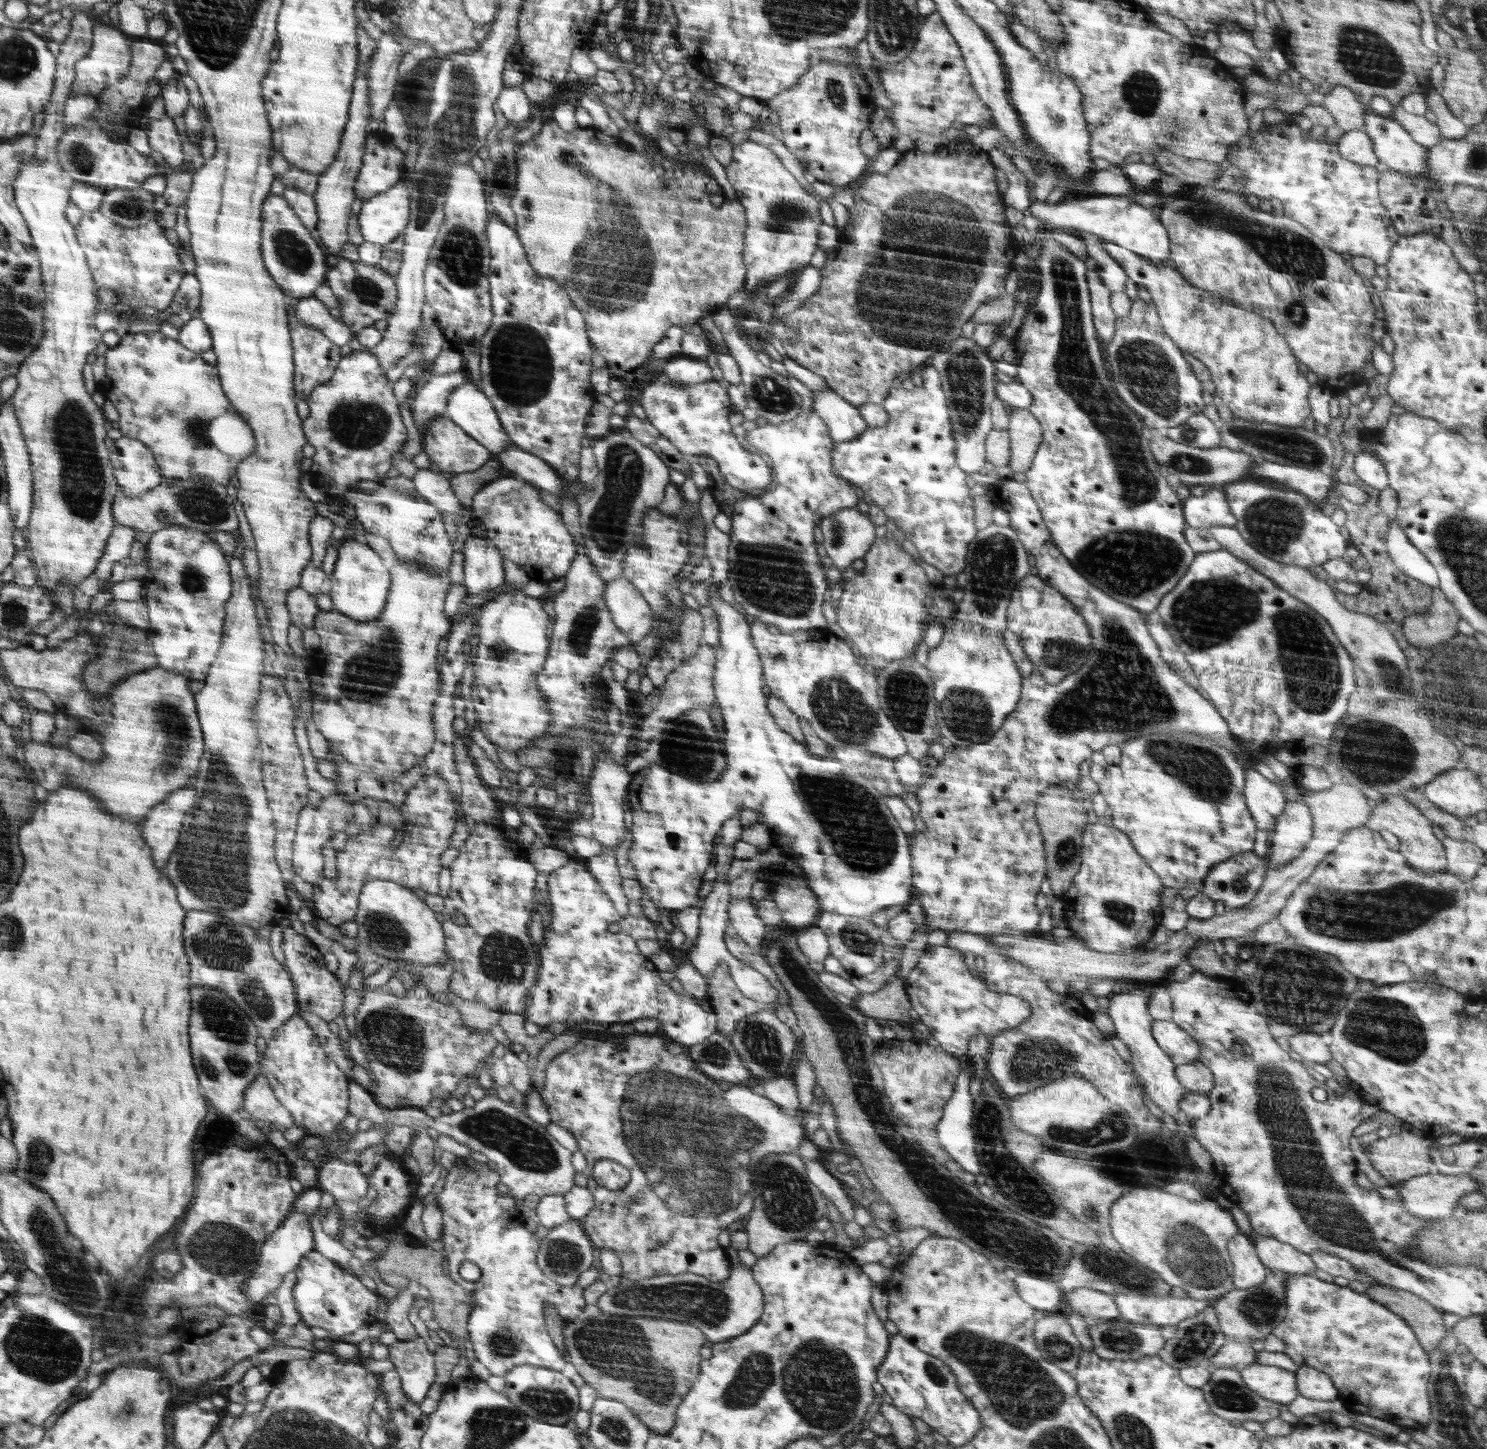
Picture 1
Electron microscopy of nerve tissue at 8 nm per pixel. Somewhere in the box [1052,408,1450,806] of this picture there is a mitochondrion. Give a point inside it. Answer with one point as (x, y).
(1134, 564)

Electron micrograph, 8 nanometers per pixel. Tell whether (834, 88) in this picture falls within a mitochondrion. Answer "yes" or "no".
yes

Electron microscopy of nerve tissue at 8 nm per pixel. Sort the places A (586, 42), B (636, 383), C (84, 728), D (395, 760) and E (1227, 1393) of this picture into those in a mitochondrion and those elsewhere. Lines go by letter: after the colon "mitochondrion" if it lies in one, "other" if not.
A: other
B: other
C: other
D: other
E: mitochondrion

